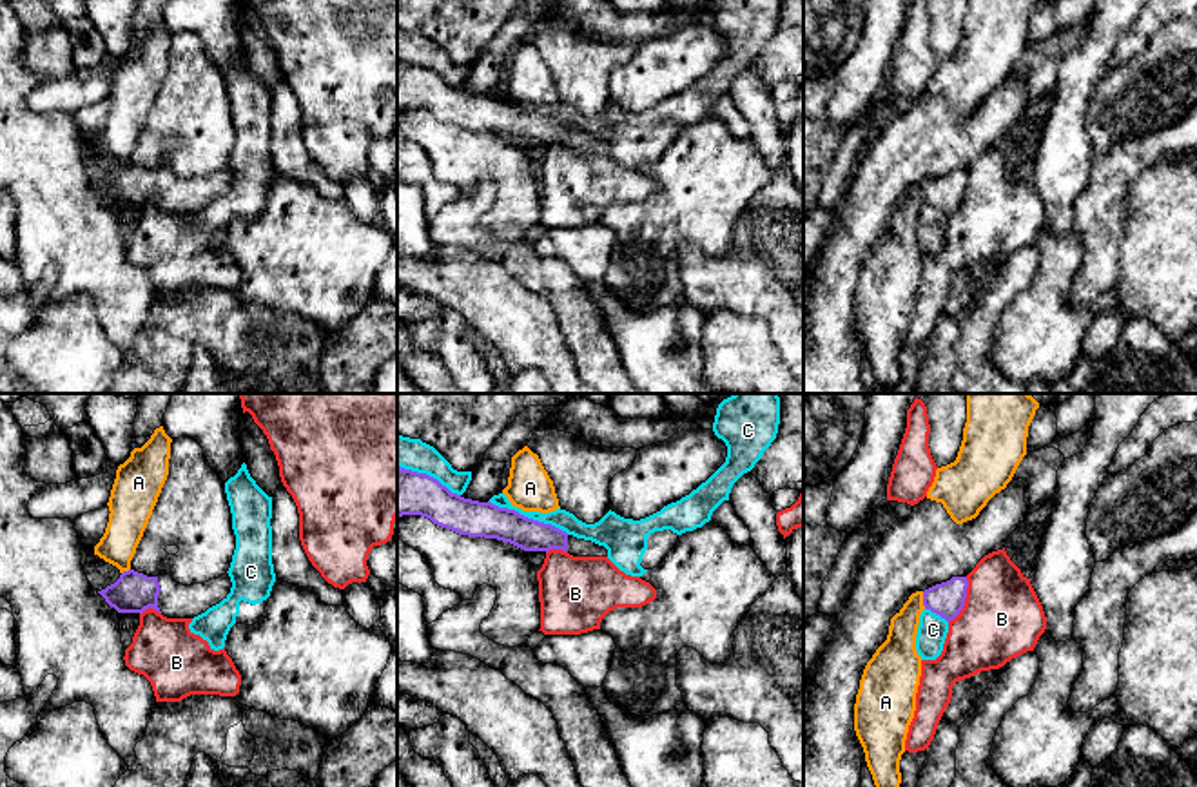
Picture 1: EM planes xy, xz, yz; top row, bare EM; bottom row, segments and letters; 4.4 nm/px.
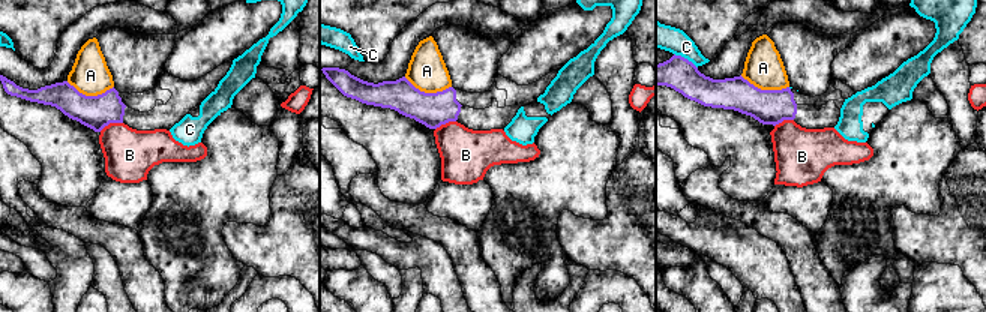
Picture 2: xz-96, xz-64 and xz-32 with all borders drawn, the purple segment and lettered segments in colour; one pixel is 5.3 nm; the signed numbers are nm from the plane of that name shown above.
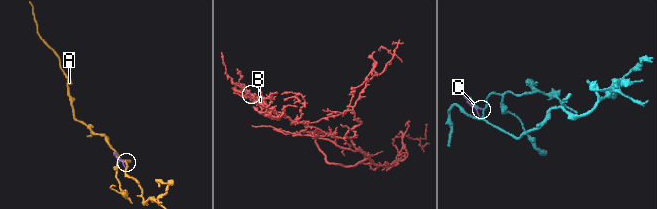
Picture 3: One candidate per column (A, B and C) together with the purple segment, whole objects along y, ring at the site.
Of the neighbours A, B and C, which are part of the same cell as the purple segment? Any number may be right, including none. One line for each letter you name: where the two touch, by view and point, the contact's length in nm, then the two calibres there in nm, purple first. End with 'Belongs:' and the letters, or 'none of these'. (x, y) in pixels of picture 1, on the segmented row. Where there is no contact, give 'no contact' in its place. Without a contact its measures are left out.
Belongs: none of these

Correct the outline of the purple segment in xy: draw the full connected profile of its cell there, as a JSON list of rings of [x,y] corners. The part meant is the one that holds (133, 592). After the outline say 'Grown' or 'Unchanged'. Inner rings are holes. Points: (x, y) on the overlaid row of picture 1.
[[[134,569],[98,591],[118,613],[143,613],[152,607],[167,618],[194,618],[230,593],[229,573],[205,584],[178,584],[170,575],[147,577]]]. Grown

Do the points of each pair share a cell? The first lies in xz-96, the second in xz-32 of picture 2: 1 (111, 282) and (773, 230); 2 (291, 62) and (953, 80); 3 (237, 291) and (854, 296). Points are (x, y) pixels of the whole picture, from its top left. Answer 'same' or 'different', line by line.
1: different
2: same
3: same

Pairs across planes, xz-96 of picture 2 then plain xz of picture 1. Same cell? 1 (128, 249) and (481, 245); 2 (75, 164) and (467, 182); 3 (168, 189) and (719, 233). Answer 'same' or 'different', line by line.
1: same
2: same
3: same

